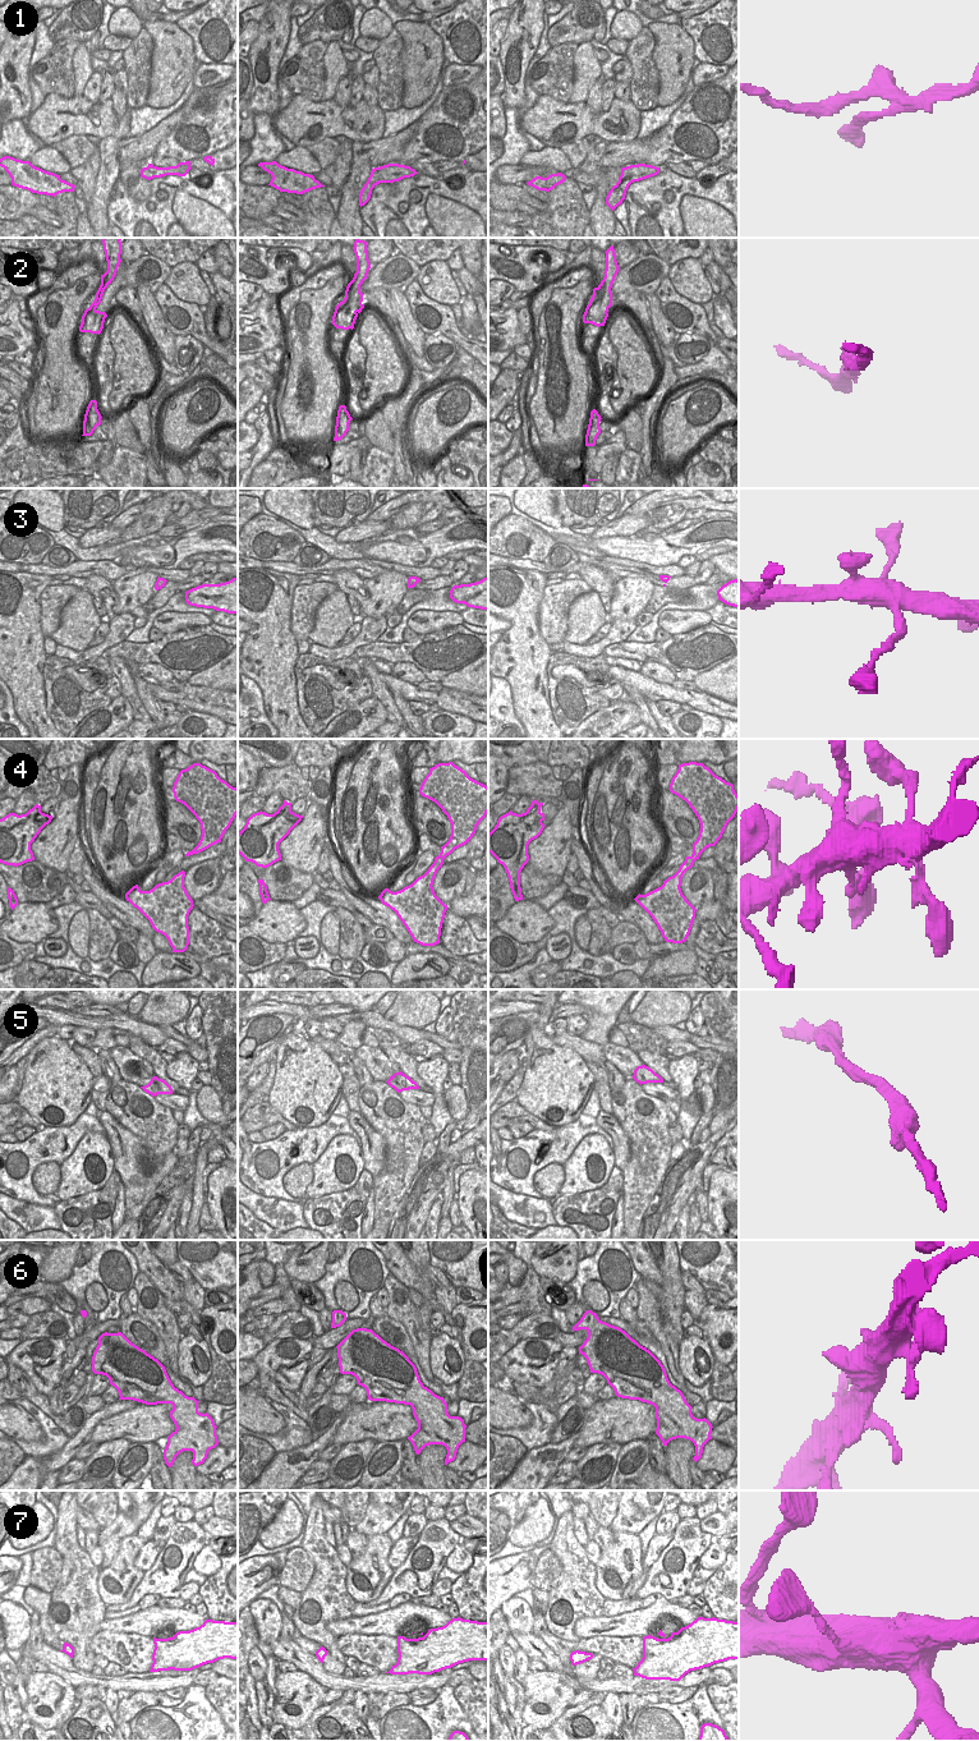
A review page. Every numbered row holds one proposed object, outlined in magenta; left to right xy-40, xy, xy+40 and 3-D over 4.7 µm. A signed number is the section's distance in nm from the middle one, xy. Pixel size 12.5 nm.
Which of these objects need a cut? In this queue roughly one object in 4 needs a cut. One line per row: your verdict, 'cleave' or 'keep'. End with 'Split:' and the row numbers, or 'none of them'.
1: keep
2: keep
3: keep
4: cleave
5: keep
6: keep
7: keep
Split: 4

